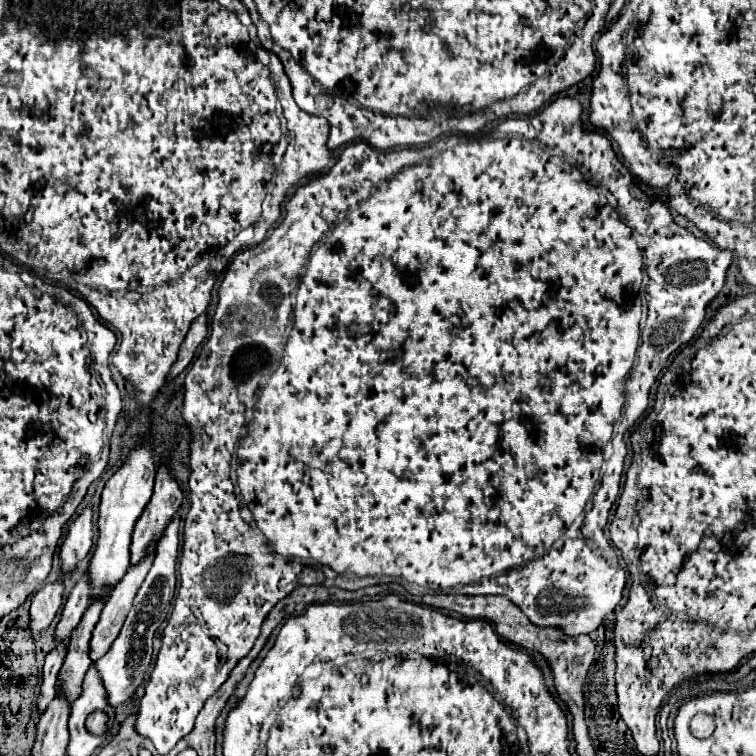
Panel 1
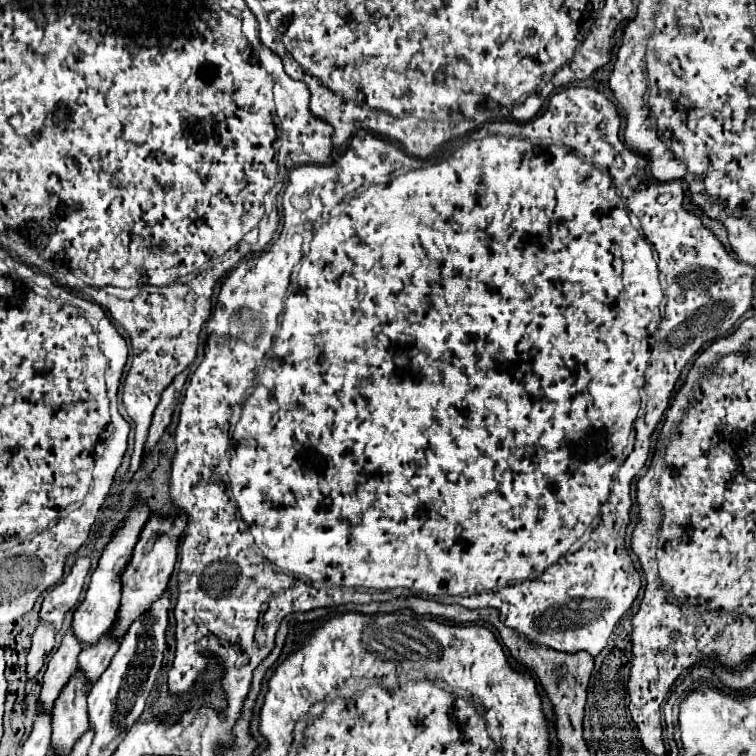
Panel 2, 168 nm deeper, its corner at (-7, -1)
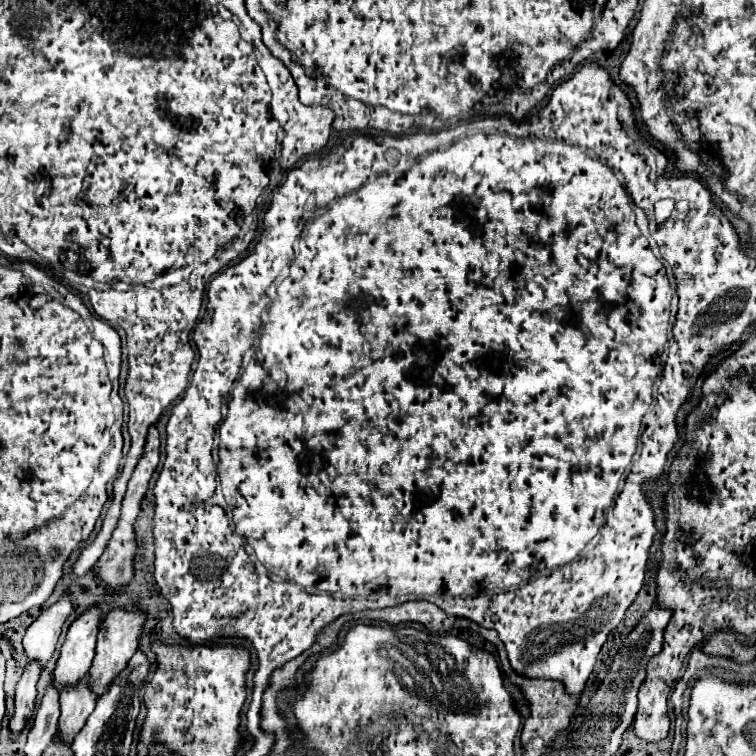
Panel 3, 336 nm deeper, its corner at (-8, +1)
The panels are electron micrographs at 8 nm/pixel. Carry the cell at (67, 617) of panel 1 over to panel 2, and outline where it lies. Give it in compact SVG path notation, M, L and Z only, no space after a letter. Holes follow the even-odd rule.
M69 628L63 634L61 646L51 656L47 670L43 674L43 688L39 694L39 710L43 710L43 712L53 710L53 702L57 700L61 688L67 684L69 676L77 670L75 662L77 662L79 650L83 650L83 646L79 646L79 638L73 638L71 628Z

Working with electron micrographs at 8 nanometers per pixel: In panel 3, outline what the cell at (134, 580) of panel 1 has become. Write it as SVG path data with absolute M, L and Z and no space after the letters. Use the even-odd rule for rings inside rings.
M82 682L78 688L64 690L60 694L60 718L58 718L58 738L64 744L72 744L76 732L86 724L88 716L96 706L96 696Z

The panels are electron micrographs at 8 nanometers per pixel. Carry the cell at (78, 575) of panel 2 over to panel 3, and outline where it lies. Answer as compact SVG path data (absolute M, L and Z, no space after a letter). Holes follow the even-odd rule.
M64 592L62 598L50 608L46 608L38 616L38 620L26 630L22 638L22 646L28 656L28 662L38 662L42 668L46 668L48 660L54 654L62 624L66 622L70 612L72 612L70 592Z

